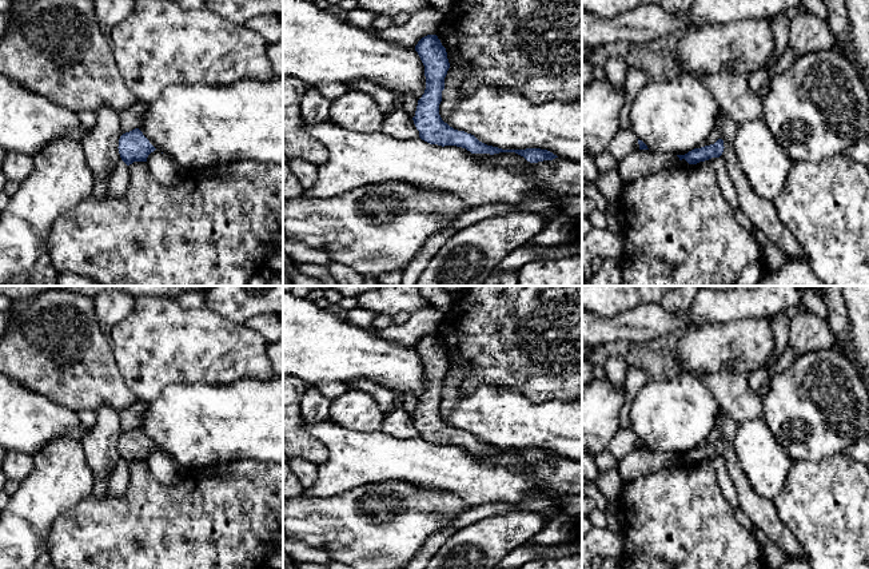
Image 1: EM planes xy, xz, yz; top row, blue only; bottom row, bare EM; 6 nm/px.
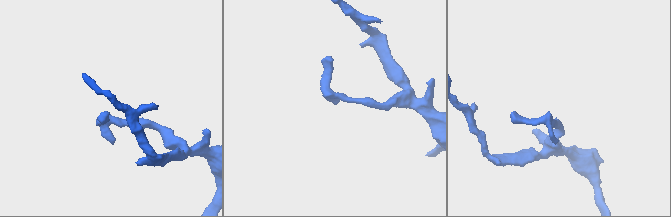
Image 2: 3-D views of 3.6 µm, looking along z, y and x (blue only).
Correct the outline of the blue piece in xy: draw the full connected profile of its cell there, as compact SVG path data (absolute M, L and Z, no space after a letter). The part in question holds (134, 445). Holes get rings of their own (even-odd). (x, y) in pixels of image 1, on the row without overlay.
M139 427L123 433L117 447L127 465L133 461L147 461L148 454L156 449Z

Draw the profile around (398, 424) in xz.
M402 407L384 415L382 430L399 439L419 437L414 419Z

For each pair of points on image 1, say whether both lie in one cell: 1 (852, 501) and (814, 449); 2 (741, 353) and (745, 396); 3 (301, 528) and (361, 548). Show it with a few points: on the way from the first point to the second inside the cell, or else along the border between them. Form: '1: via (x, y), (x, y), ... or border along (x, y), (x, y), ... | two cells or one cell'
1: border along (841, 453), (817, 461), (792, 461) | two cells
2: border along (750, 371), (724, 366), (710, 373) | two cells
3: via (315, 528), (341, 528), (346, 533) | one cell

